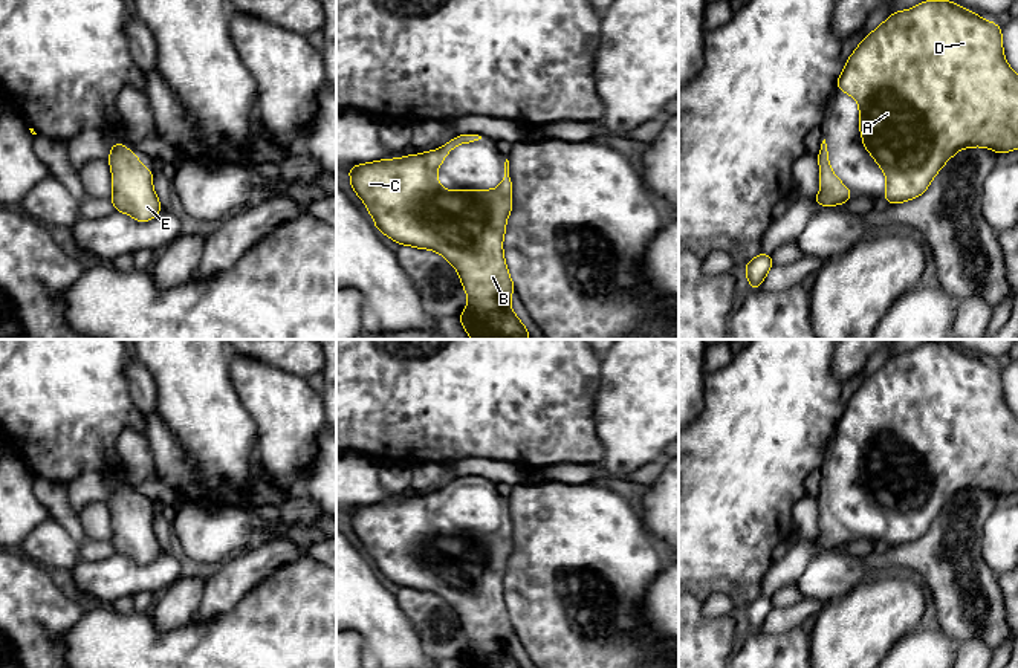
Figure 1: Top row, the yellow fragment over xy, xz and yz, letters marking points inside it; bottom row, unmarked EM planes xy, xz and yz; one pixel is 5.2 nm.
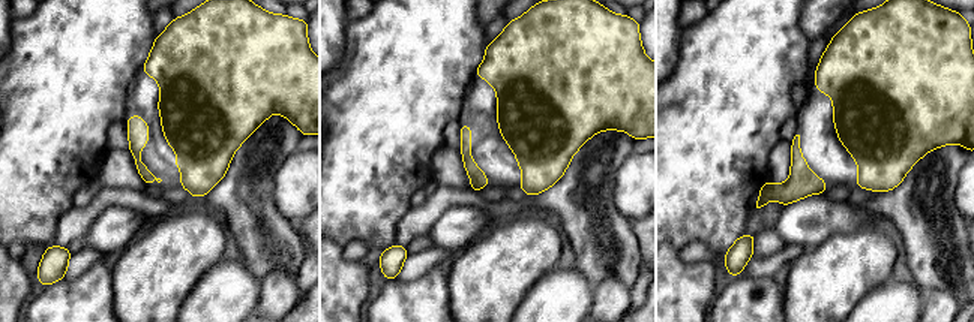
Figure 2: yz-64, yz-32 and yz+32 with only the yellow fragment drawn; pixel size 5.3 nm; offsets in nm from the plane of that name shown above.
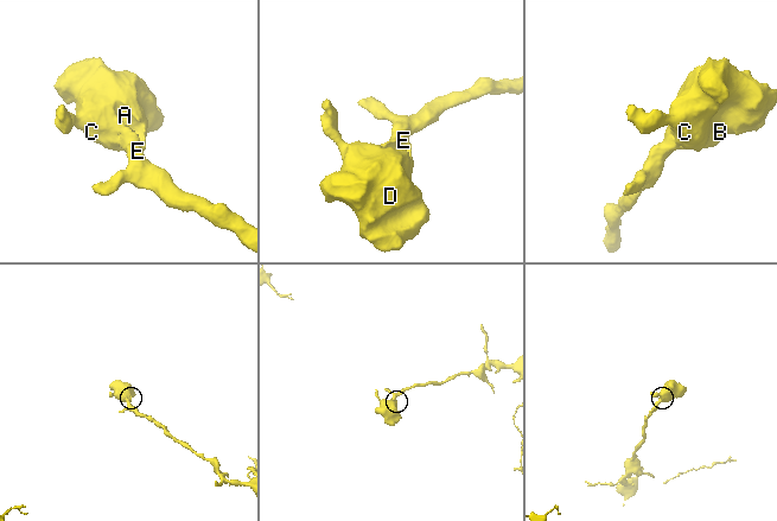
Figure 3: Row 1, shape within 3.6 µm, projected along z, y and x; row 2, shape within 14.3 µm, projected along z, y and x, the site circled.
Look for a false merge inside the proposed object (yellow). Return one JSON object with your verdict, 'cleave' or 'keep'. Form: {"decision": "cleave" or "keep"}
{"decision": "keep"}

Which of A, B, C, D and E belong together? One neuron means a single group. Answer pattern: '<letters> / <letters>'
A B C D E

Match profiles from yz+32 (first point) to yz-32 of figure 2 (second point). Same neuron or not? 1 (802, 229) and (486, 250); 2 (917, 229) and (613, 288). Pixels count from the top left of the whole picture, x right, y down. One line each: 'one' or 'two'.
1: two
2: two

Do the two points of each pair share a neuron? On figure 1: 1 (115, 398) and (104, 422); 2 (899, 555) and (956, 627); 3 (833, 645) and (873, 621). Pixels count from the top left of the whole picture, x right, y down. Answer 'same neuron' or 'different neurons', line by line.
1: same neuron
2: same neuron
3: same neuron

